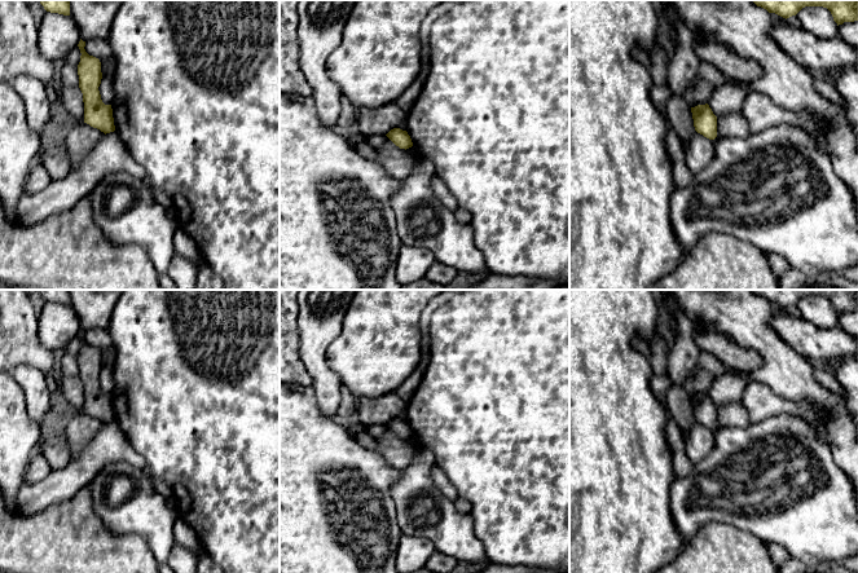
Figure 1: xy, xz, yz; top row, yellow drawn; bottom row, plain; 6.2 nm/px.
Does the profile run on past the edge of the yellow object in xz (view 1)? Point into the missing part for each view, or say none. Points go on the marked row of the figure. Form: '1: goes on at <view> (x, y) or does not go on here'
1: does not go on here

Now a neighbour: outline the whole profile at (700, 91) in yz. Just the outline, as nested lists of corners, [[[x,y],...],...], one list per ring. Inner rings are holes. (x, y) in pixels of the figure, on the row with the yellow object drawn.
[[[696,78],[682,97],[690,107],[695,107],[708,103],[716,89],[717,88],[712,83]]]

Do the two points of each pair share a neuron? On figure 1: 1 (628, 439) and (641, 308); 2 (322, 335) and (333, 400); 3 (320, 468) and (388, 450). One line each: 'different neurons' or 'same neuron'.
1: same neuron
2: same neuron
3: different neurons

